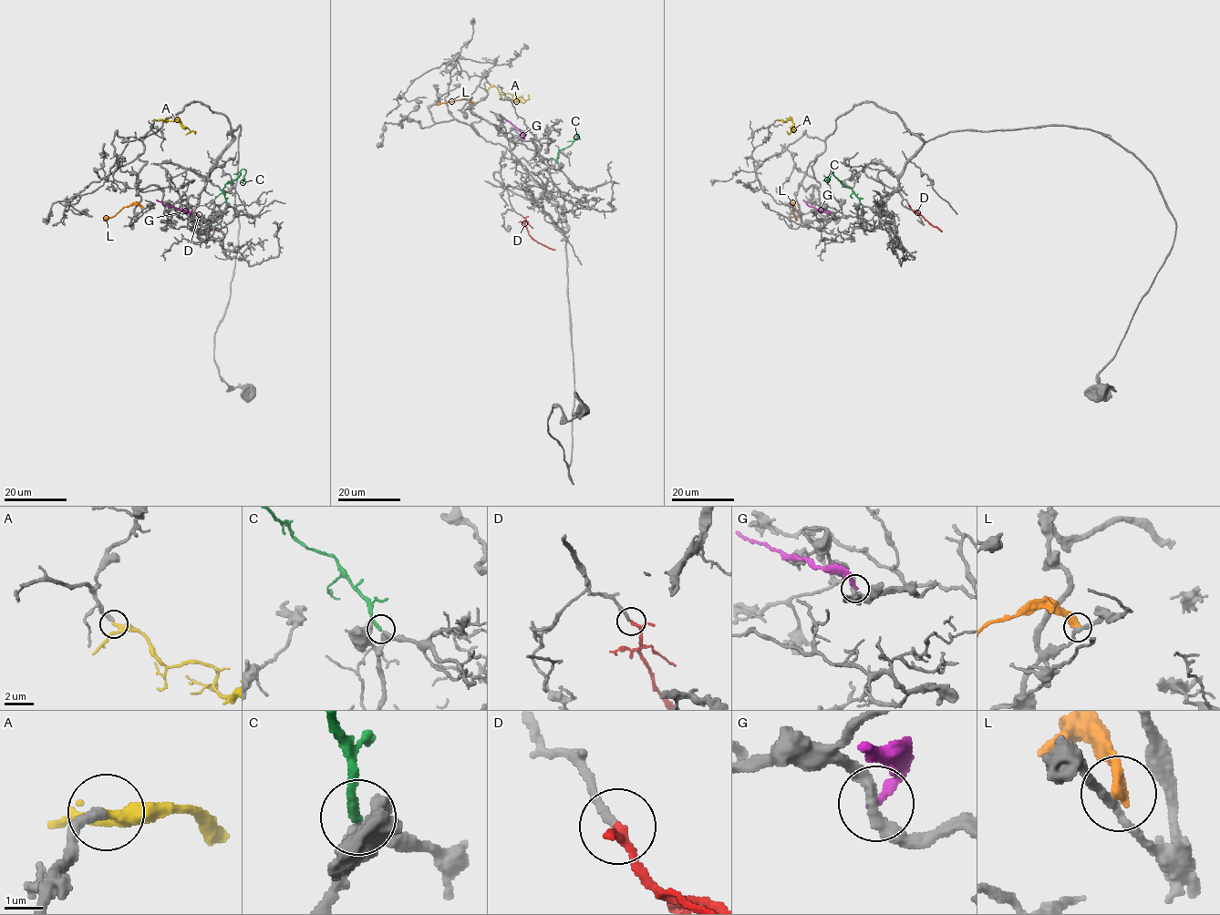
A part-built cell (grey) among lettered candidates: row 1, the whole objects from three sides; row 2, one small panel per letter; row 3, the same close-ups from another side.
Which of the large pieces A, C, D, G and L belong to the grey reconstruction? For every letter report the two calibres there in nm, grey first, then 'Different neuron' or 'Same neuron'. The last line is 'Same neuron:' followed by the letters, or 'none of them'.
A: Thickness 260 nm (grey) against 280 nm. Different neuron
C: Thickness 320 nm (grey) against 240 nm. Same neuron
D: Thickness 190 nm (grey) against 170 nm. Same neuron
G: Thickness 320 nm (grey) against 240 nm. Different neuron
L: Thickness 240 nm (grey) against 380 nm. Different neuron
Same neuron: C, D

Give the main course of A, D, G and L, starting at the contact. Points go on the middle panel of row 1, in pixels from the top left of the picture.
A: (491, 85), (494, 85), (501, 95), (511, 94), (513, 100), (523, 102), (529, 95)
D: (523, 217), (529, 234), (555, 250)
G: (522, 140), (523, 135), (517, 128), (490, 111)
L: (476, 103), (460, 99), (437, 105)

